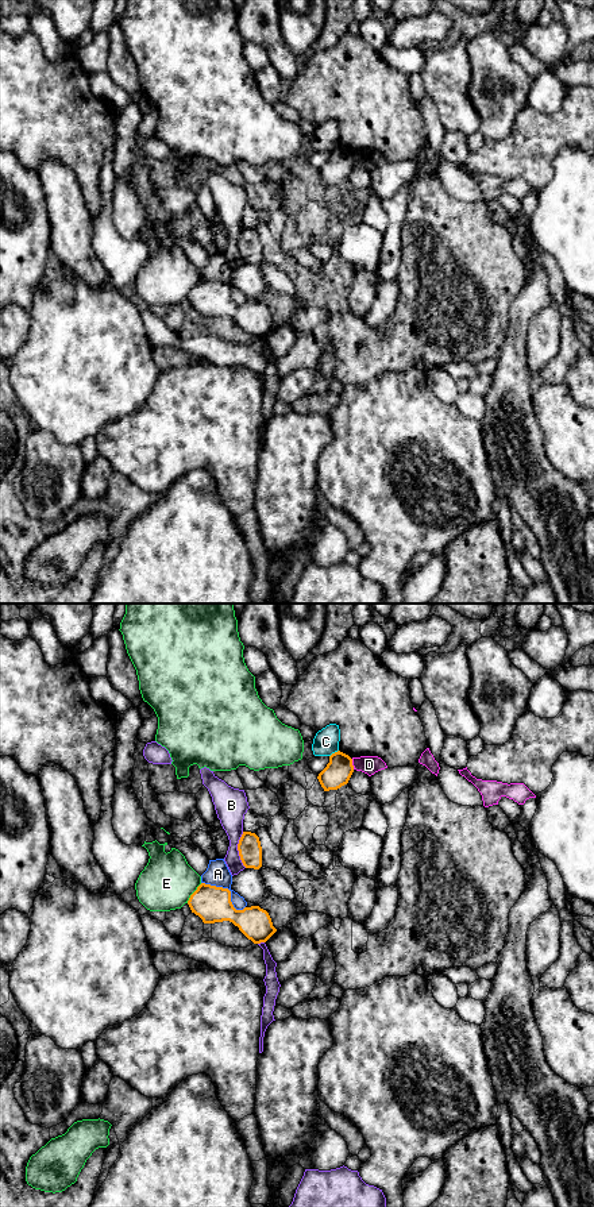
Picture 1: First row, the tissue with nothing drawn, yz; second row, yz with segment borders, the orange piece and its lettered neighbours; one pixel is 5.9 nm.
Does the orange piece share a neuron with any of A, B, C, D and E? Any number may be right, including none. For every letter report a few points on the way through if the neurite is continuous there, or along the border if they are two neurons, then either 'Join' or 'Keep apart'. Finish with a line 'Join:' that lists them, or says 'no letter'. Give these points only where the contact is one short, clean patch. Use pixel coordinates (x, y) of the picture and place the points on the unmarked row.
A: Keep apart
B: Keep apart
C: Keep apart
D: Boundary: yz (351, 154), (354, 164). Keep apart
E: Keep apart
Join: no letter

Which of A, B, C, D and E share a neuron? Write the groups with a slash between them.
A / B / C / D / E

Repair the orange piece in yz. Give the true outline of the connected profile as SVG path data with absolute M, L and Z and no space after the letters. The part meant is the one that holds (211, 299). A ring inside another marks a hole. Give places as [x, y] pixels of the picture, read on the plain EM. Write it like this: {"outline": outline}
{"outline": "M201 278L188 300L204 319L230 316L254 339L266 338L277 327L269 308L259 301L236 305L228 284Z"}

